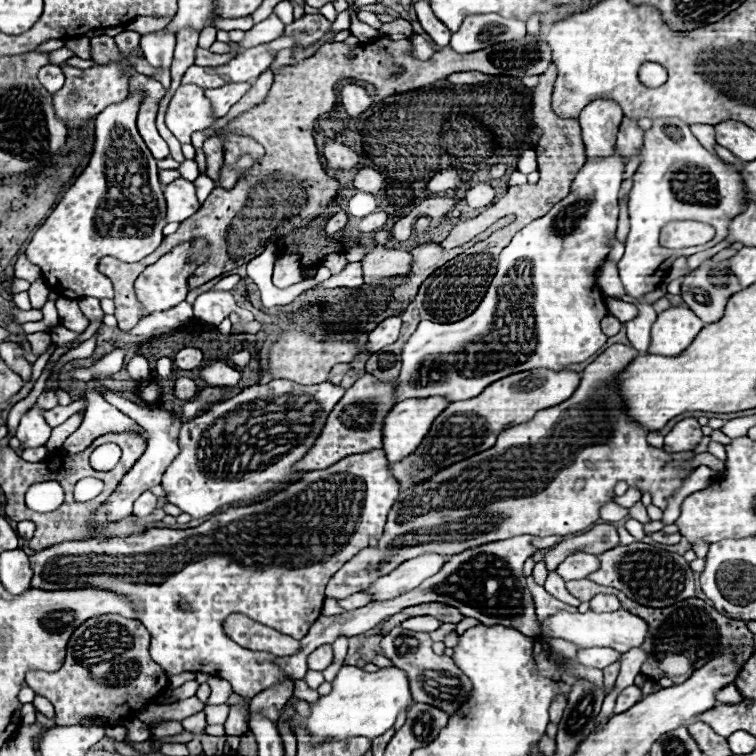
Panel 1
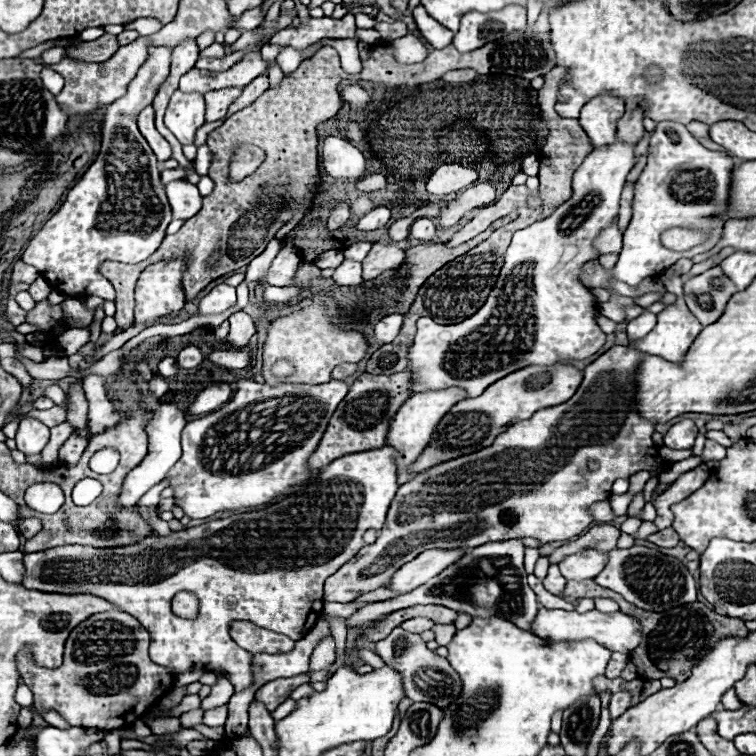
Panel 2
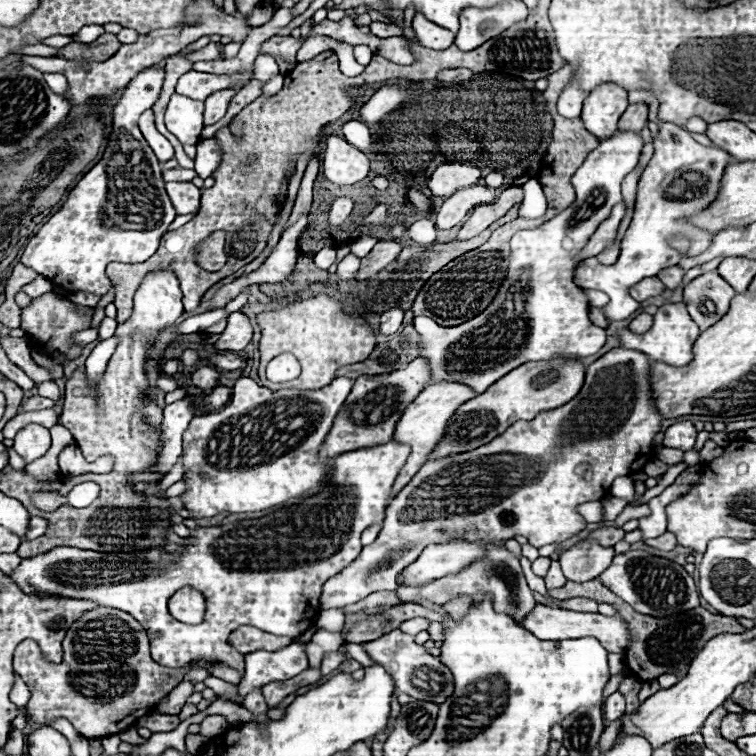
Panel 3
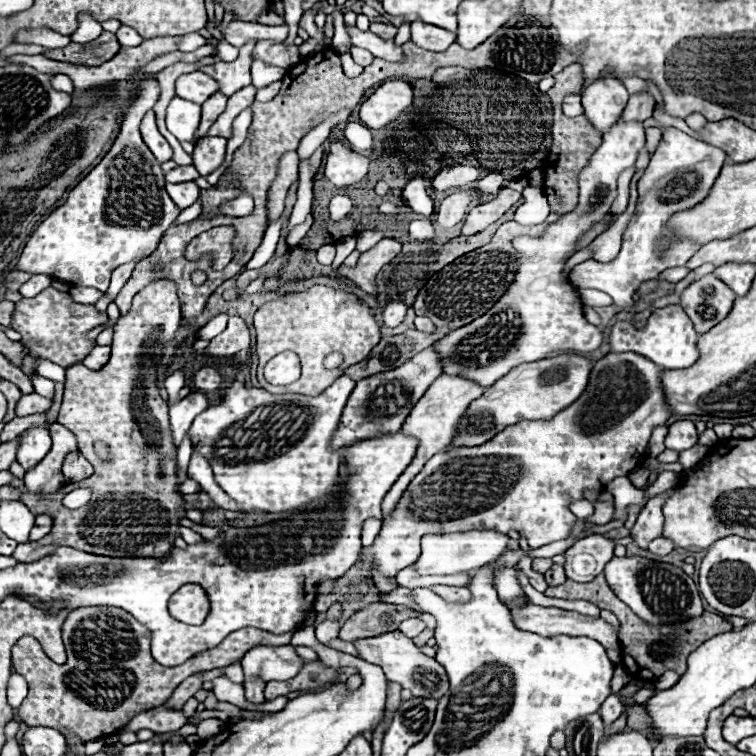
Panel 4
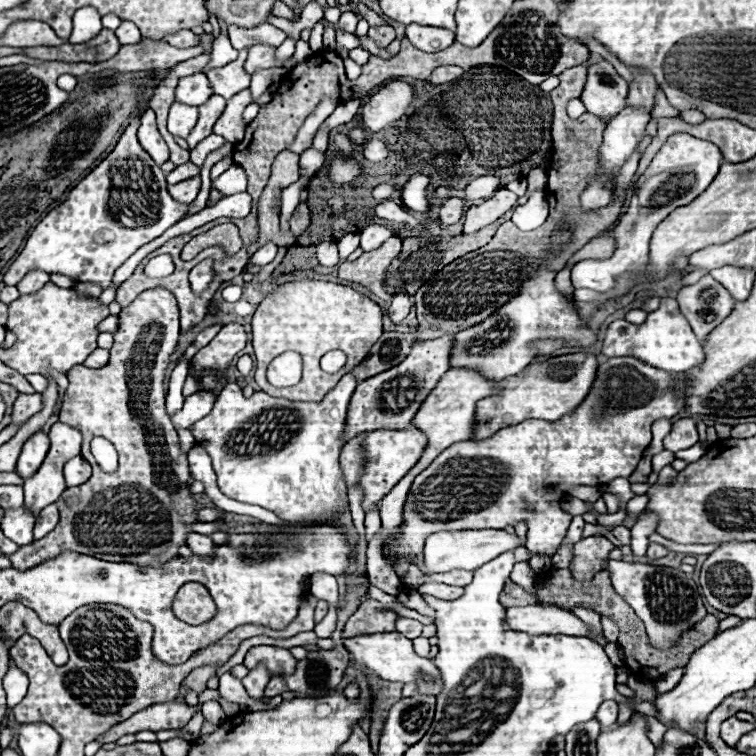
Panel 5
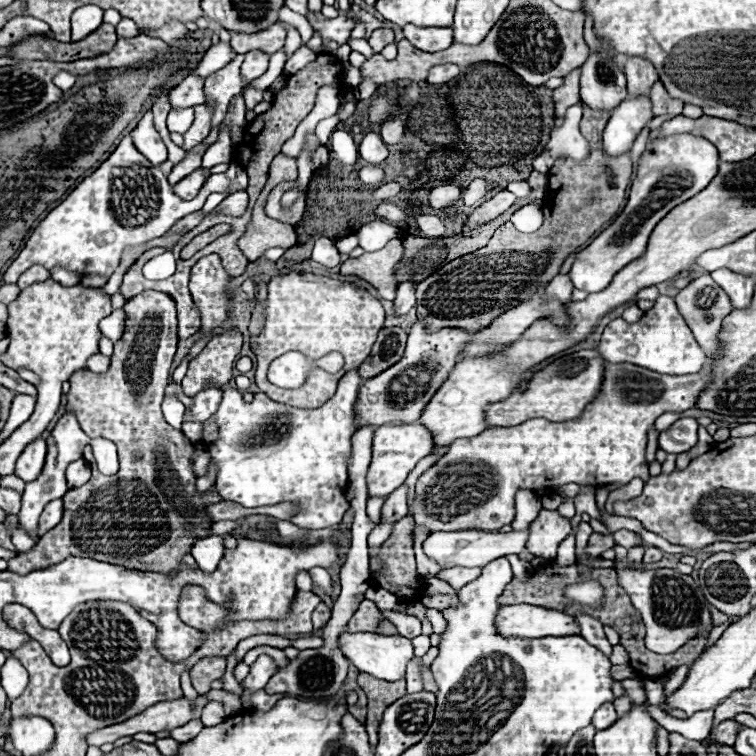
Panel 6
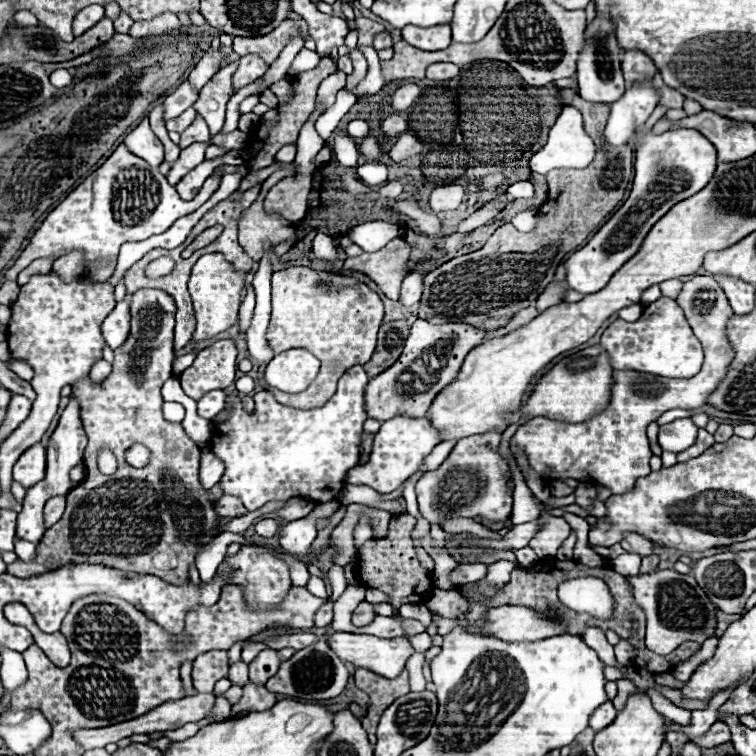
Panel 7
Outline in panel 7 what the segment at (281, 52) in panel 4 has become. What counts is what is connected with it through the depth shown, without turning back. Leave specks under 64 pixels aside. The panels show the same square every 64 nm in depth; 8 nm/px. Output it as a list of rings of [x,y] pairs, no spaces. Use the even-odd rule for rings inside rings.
[[[242,56],[240,66],[238,66],[238,70],[234,74],[234,80],[232,80],[234,92],[240,90],[246,84],[252,84],[256,78],[264,76],[266,70],[268,70],[268,66],[260,56]]]

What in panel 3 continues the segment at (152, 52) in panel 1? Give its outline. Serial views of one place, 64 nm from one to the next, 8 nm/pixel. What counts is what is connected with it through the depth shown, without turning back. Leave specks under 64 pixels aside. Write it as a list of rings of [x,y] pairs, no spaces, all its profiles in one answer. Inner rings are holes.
[[[150,66],[126,86],[112,110],[112,128],[102,160],[70,190],[64,206],[26,244],[20,262],[66,292],[106,296],[112,288],[104,268],[110,262],[136,264],[148,260],[168,232],[176,212],[164,190],[162,168],[138,130],[138,118],[156,102],[164,66]]]

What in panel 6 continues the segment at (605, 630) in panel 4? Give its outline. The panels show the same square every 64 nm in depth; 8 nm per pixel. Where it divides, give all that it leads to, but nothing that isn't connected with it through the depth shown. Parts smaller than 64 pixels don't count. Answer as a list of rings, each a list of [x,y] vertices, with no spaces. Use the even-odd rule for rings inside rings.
[[[530,604],[502,606],[496,616],[496,626],[502,636],[522,636],[522,638],[580,634],[580,624],[576,622],[574,616]]]

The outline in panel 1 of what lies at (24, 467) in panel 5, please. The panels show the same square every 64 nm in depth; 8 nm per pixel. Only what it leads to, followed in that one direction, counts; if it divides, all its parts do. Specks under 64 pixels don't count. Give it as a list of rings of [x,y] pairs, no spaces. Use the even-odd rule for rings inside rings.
[[[34,404],[28,412],[22,414],[20,426],[16,436],[20,438],[24,448],[38,448],[44,446],[46,440],[50,438],[50,426],[44,418],[44,408],[40,408],[38,404]]]

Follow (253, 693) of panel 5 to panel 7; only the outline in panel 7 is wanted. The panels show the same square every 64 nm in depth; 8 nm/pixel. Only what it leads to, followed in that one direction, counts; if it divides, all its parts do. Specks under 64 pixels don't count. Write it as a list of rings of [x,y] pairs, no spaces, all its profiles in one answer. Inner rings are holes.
[[[264,650],[260,652],[254,662],[250,662],[250,682],[264,686],[266,680],[270,680],[270,676],[274,676],[278,672],[280,666],[280,658],[276,654],[276,650]]]

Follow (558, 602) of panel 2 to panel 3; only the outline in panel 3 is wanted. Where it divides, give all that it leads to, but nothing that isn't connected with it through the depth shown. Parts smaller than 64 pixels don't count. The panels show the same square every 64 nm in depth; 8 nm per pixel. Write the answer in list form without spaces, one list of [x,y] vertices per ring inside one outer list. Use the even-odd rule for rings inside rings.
[[[520,556],[520,564],[522,564],[522,568],[524,568],[524,574],[526,574],[528,586],[530,586],[534,592],[542,594],[544,598],[548,598],[548,600],[556,600],[556,598],[552,598],[552,596],[548,594],[548,590],[546,590],[546,586],[544,586],[544,580],[542,580],[540,576],[536,576],[536,574],[530,570],[530,562],[528,562],[524,556]]]

